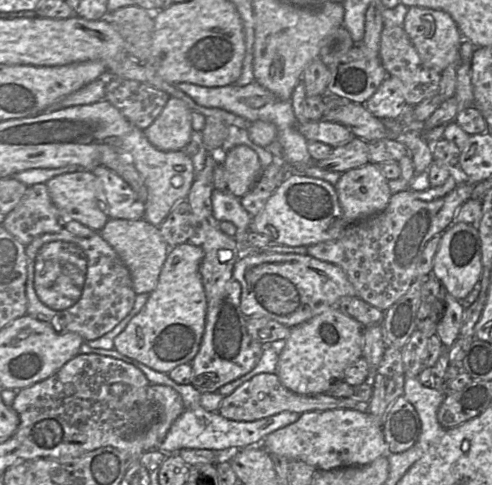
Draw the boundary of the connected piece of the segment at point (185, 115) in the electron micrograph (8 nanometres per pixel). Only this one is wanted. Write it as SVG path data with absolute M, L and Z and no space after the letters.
M170 96L161 113L143 133L161 151L186 149L193 131L191 114L192 110L182 99Z

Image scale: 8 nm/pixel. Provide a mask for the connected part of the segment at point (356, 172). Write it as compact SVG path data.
M373 163L342 173L334 187L348 225L383 211L391 197L388 180Z

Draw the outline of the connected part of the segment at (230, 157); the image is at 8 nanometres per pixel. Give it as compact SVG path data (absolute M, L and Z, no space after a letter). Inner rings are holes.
M236 145L223 154L227 191L241 198L255 184L263 167L257 153L247 145Z

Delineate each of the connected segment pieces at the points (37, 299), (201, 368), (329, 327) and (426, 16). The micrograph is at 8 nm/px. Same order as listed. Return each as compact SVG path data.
M68 231L46 233L26 245L27 314L48 323L58 334L74 332L85 341L95 340L116 327L134 306L136 293L130 271L99 232L86 238Z
M208 152L205 165L196 174L187 195L193 228L189 242L204 251L199 272L207 299L205 331L199 351L190 362L193 369L191 385L201 394L217 392L223 385L250 372L258 363L265 347L248 334L247 317L240 308L241 285L233 276L233 268L242 256L242 248L234 237L220 229L220 221L212 214L213 172L218 163L218 153Z
M333 306L291 328L287 339L278 347L275 374L285 388L299 395L326 394L334 384L344 381L345 371L362 357L363 327Z
M416 6L409 7L403 28L421 61L427 67L442 74L450 64L459 60L459 51L463 37L455 21L448 13Z

